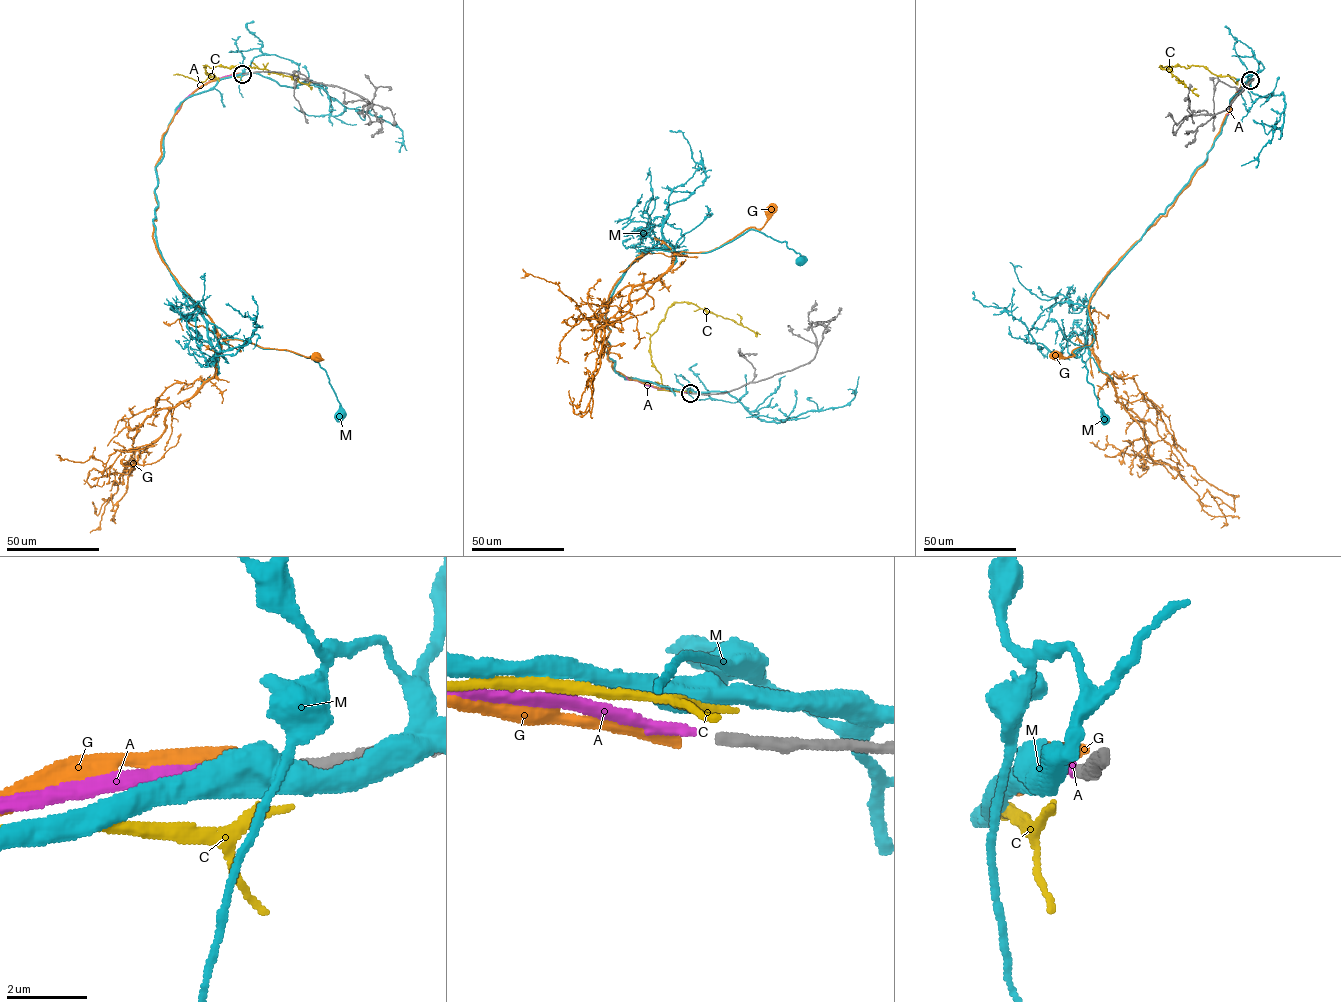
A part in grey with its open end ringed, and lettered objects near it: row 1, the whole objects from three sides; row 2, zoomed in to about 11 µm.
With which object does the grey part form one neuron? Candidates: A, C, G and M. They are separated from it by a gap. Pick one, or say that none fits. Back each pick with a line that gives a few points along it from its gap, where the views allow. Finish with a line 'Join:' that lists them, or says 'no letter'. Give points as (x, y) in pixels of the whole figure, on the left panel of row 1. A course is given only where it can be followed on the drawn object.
A: Its course: (241, 74), (225, 75), (200, 86), (182, 102), (176, 114)
Join: A

